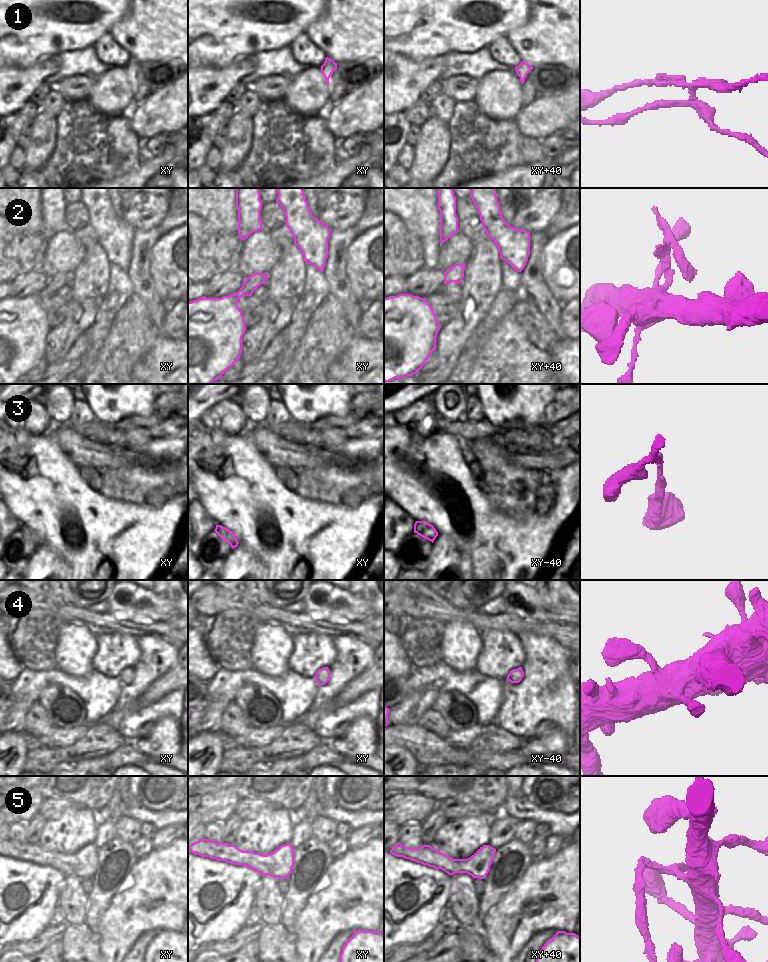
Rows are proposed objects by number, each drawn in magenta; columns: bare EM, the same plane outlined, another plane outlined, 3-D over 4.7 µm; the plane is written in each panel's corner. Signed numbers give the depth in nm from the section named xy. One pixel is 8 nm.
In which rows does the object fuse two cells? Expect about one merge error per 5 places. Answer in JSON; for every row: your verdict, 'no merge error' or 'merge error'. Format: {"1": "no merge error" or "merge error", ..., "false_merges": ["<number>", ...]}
{"1": "merge error", "2": "merge error", "3": "no merge error", "4": "no merge error", "5": "no merge error", "false_merges": ["1", "2"]}

